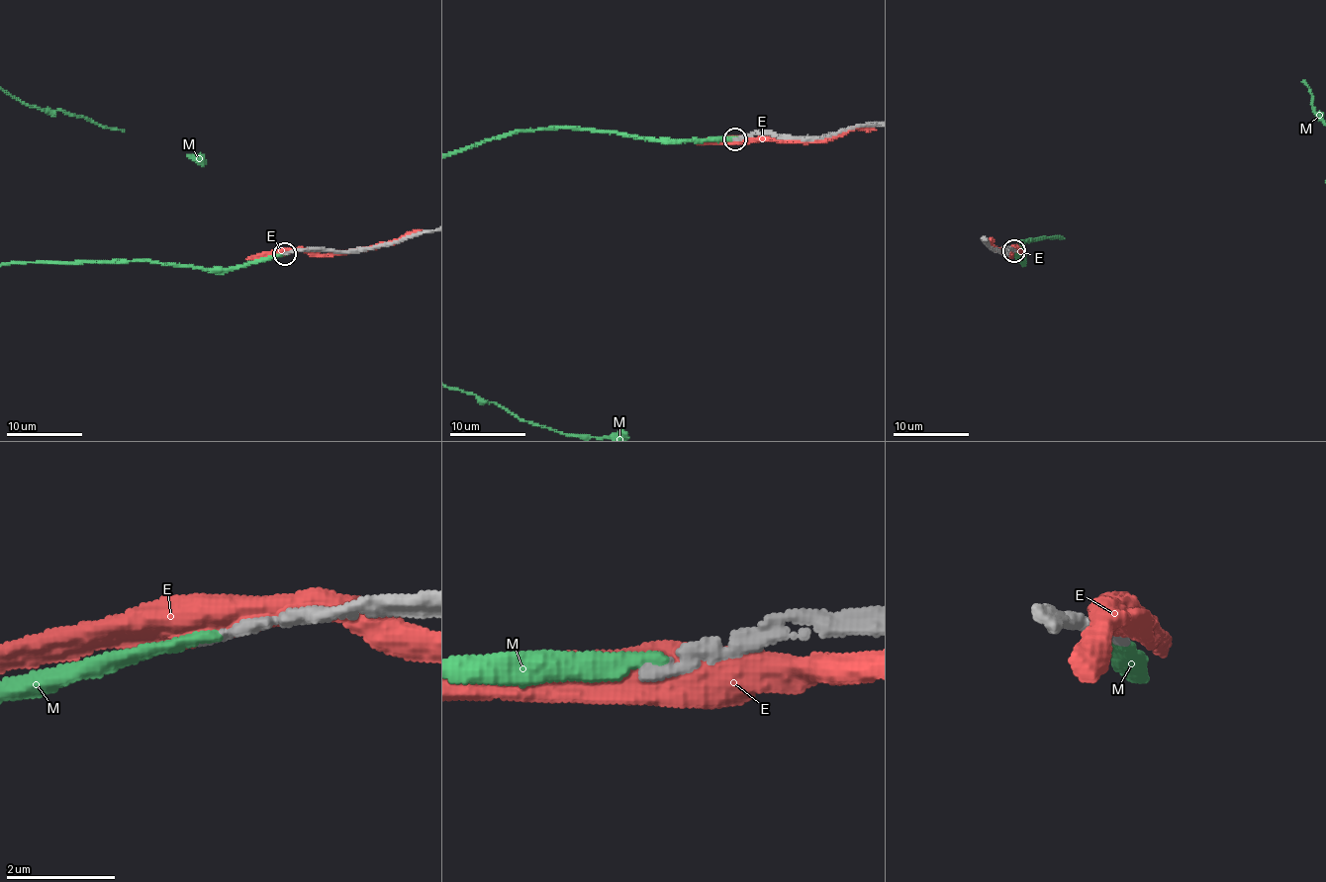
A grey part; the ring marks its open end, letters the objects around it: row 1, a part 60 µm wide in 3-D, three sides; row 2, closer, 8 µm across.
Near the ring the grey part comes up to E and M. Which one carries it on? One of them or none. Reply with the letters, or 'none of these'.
M

